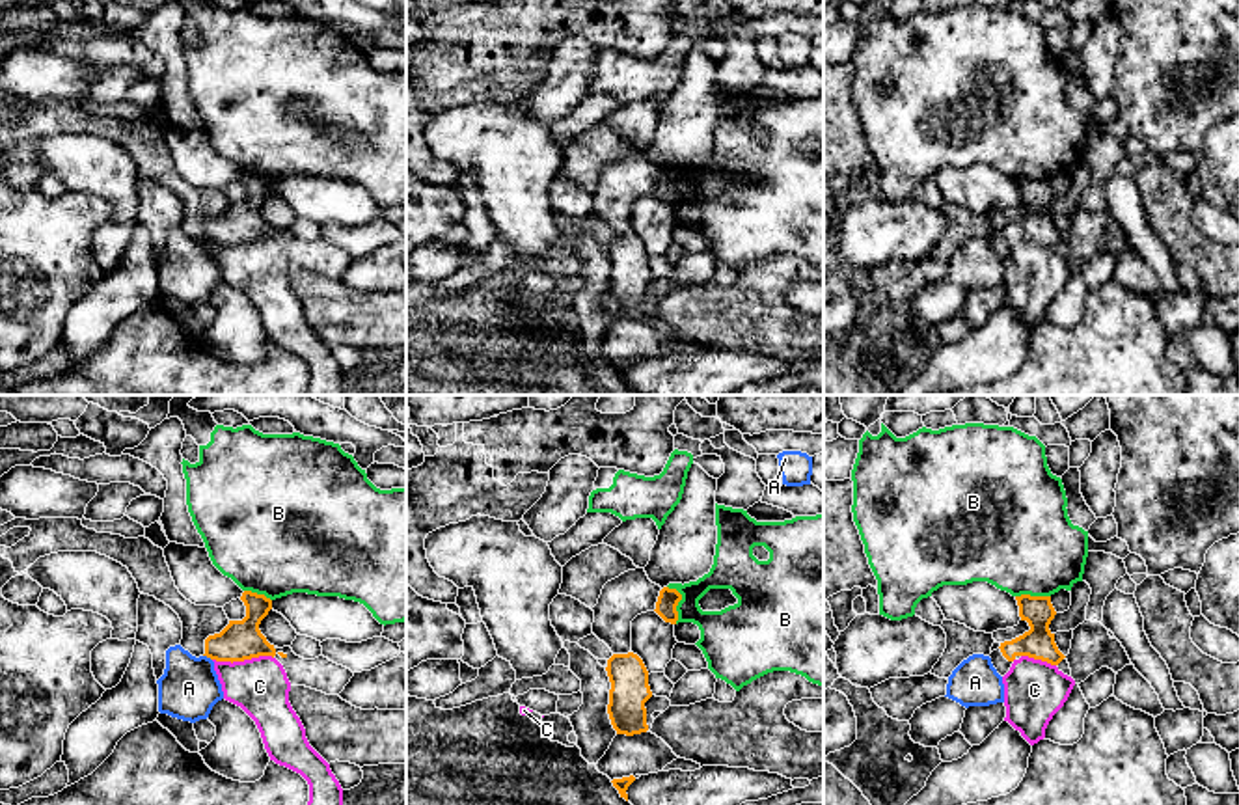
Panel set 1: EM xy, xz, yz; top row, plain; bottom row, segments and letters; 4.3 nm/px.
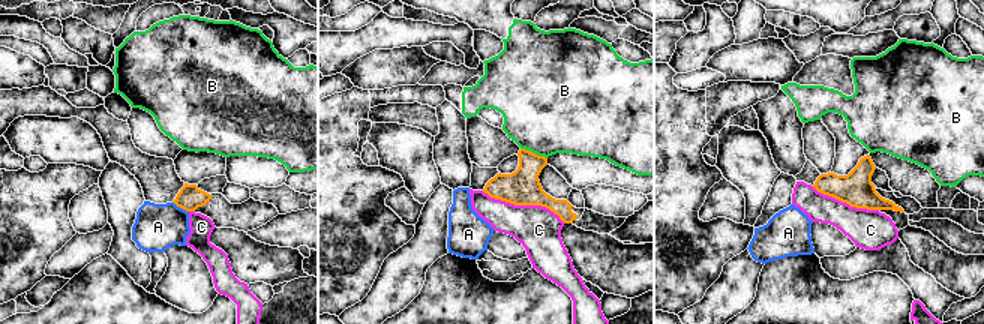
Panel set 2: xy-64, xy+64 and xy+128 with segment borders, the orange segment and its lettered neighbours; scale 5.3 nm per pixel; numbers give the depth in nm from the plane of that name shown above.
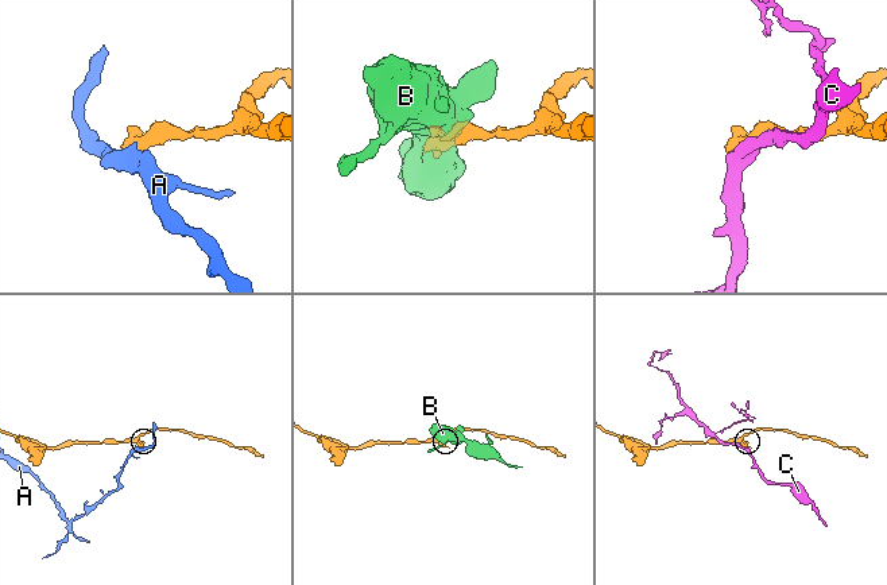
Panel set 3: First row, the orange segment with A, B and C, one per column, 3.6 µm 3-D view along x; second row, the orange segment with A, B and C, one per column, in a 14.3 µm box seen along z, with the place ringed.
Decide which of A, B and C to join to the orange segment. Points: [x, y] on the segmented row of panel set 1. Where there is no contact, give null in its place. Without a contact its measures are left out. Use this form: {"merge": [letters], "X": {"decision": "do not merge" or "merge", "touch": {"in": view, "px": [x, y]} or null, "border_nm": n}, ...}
{"merge": [], "A": {"decision": "do not merge", "touch": {"in": "xy", "px": [207, 656]}, "border_nm": 50}, "B": {"decision": "do not merge", "touch": {"in": "xz", "px": [679, 600]}, "border_nm": 170}, "C": {"decision": "do not merge", "touch": {"in": "xy", "px": [243, 660]}, "border_nm": 260}}

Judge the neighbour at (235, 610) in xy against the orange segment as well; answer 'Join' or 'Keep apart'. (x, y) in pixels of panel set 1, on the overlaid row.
Keep apart

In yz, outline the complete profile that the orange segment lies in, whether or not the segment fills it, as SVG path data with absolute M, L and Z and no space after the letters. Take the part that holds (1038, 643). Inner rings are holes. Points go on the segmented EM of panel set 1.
M1021 594L1015 596L1015 600L1019 617L1028 622L1030 630L1012 641L1001 643L1001 647L989 654L993 667L1004 676L1021 656L1058 665L1066 656L1058 650L1055 634L1049 630L1056 615L1051 596Z

